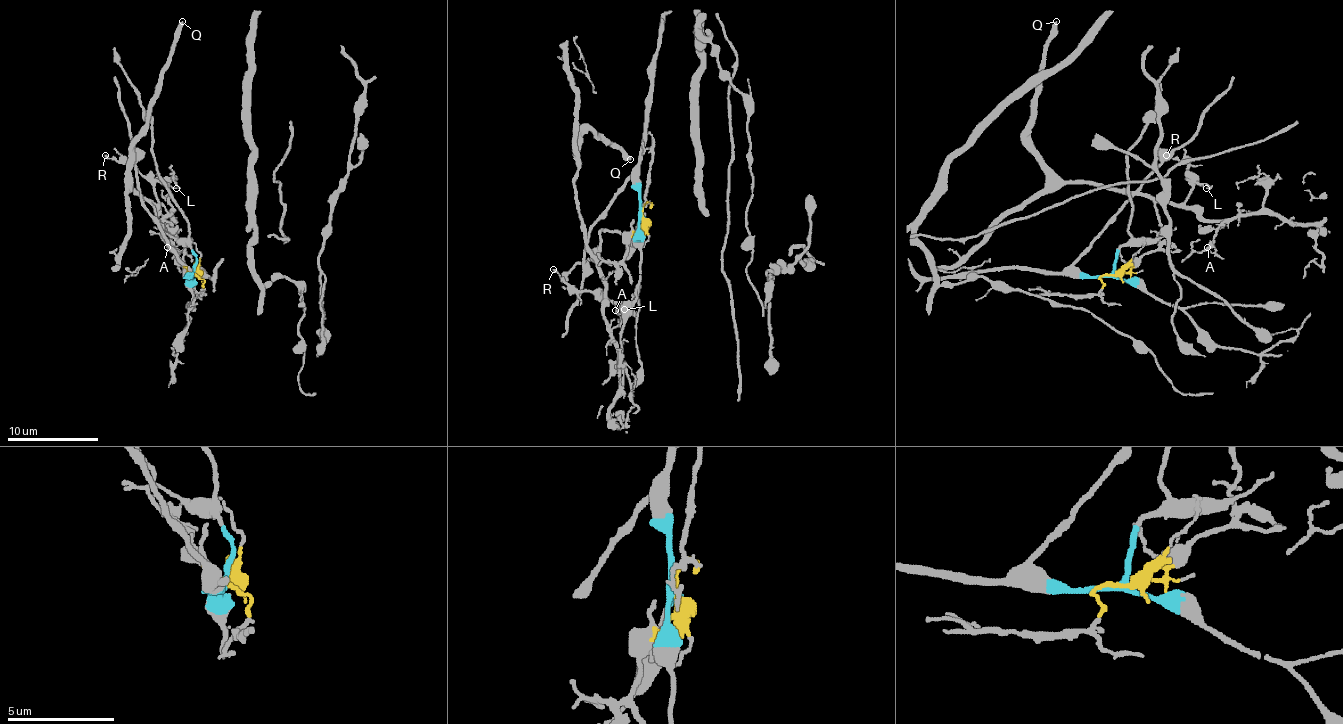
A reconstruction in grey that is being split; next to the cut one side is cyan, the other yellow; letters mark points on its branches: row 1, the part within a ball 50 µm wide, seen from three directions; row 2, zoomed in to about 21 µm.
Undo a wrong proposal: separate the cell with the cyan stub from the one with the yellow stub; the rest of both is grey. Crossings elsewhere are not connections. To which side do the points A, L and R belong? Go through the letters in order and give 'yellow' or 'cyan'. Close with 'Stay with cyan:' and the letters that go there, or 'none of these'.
A: yellow
L: yellow
R: yellow
Stay with cyan: none of these

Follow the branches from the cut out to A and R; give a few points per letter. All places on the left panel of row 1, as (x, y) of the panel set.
A: (193, 276), (163, 239), (150, 203), (156, 208), (156, 221), (163, 221), (177, 239), (172, 253), (168, 246)
R: (193, 276), (163, 239), (161, 224), (150, 203), (159, 203), (152, 187), (131, 164), (104, 155)

